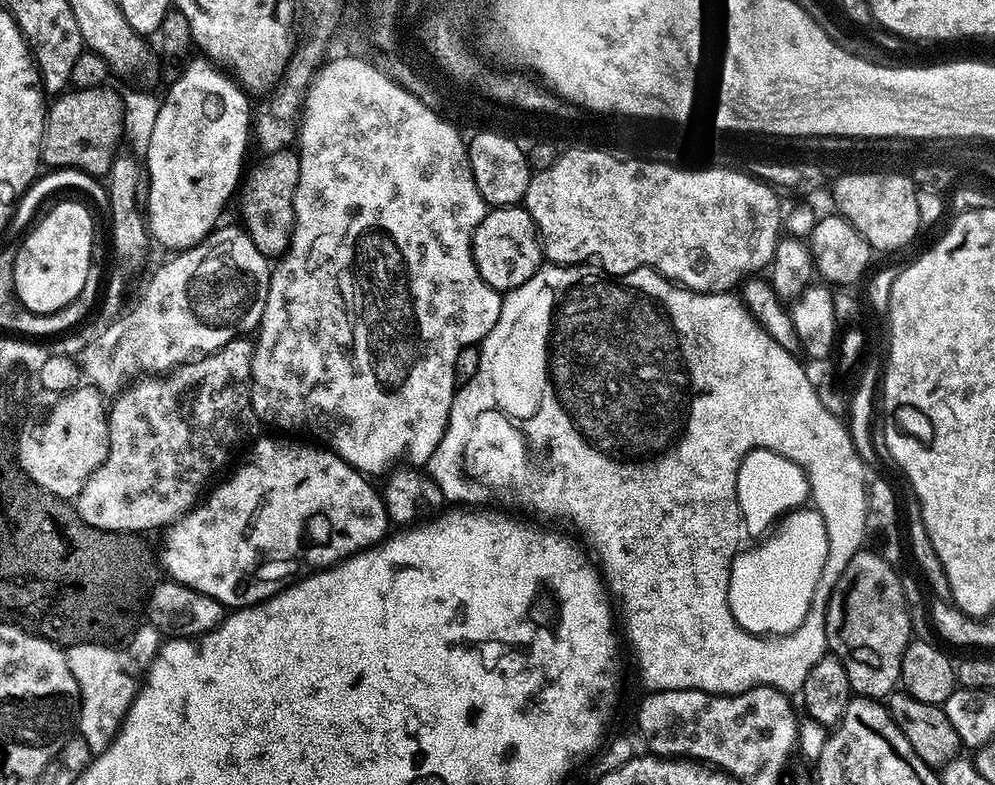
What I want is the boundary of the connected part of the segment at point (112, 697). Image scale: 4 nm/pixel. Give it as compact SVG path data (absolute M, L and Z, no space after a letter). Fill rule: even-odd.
M144 622L123 646L79 644L67 649L70 674L74 674L80 691L78 734L93 754L105 752L116 737L161 643L162 633L150 622Z

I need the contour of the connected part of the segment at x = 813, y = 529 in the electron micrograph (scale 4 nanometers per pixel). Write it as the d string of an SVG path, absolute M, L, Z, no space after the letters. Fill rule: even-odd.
M815 513L792 516L776 540L759 551L742 554L732 573L731 601L733 612L744 627L765 631L768 636L778 635L795 628L804 616L808 596L812 593L820 564L824 561L824 525Z

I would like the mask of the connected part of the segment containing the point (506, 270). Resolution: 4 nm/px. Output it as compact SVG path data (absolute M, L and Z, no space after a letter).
M523 206L493 207L485 211L482 222L472 235L472 257L478 266L478 274L482 274L482 278L491 288L501 294L511 292L512 289L522 286L522 282L526 282L542 266L542 241L536 230L536 223Z

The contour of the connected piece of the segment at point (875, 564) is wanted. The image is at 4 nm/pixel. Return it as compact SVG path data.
M861 550L850 558L850 566L838 578L828 600L826 618L826 638L828 652L840 659L846 670L846 678L850 678L850 686L856 696L866 696L869 700L883 701L892 692L897 691L902 670L902 654L906 654L906 646L912 643L914 633L912 619L908 613L908 599L904 593L902 576L892 569L893 561L885 558L879 551Z

